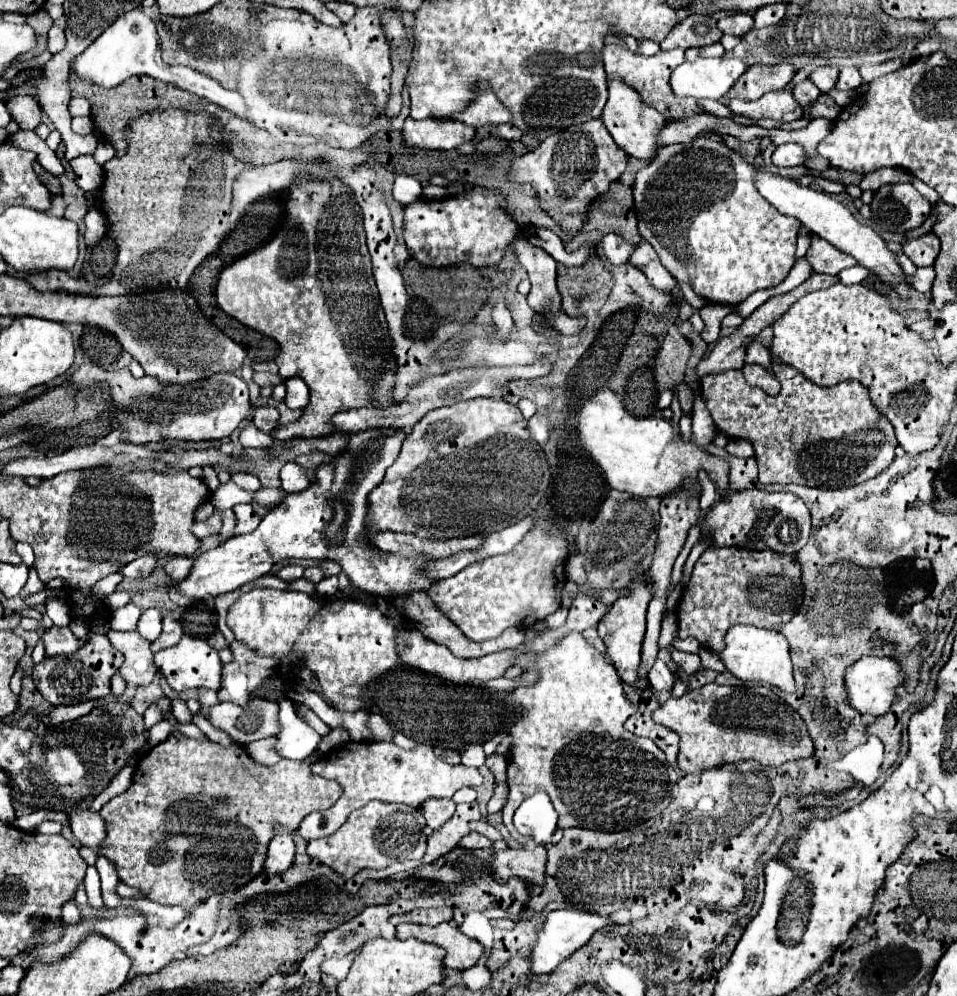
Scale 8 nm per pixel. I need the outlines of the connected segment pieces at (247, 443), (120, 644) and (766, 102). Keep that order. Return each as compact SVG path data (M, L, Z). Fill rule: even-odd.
M250 423L250 425L246 425L246 427L242 429L242 433L240 433L240 443L242 443L244 447L270 449L270 447L272 447L272 443L274 443L274 439L272 439L270 435L266 435L266 433L258 431L258 429Z
M108 633L108 639L114 641L114 645L124 653L126 661L120 669L120 675L128 685L148 685L152 677L156 675L154 665L154 653L150 651L150 641L140 637L138 633Z
M790 89L782 91L770 91L762 95L756 101L742 101L742 99L730 99L728 109L732 115L748 117L748 119L784 119L784 121L796 121L802 117L804 109L794 101Z

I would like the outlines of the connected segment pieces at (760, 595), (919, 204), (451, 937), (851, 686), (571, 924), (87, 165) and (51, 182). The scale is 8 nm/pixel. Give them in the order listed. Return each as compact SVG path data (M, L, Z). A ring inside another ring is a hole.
M706 549L706 553L696 561L692 579L684 589L684 595L678 603L676 617L678 617L678 637L696 637L704 647L712 651L722 649L722 641L726 631L732 625L744 623L764 629L778 629L778 625L790 621L794 611L802 601L802 583L800 583L800 565L794 557L778 555L770 549L750 553L746 549Z
M910 183L882 185L870 203L872 221L890 233L908 233L918 229L932 211L930 201Z
M444 921L436 927L430 925L410 925L410 923L402 923L396 927L396 937L398 939L422 939L428 943L436 943L442 949L446 949L446 957L442 959L444 967L452 967L458 971L470 969L484 953L484 947L466 937L464 933L460 933L458 925L454 925L452 921Z
M862 657L856 663L852 663L846 669L844 675L844 691L848 697L850 707L860 711L862 715L870 713L874 717L886 715L894 697L896 697L896 687L904 681L904 673L900 671L900 665L896 659L888 657Z
M560 909L560 911L550 911L542 923L542 927L538 927L536 935L534 935L534 945L528 951L528 959L530 959L530 971L532 973L552 973L560 961L564 961L566 957L570 957L578 947L582 947L598 929L602 929L604 925L612 923L610 919L602 919L600 915L588 913L588 911L580 911L580 909Z
M84 155L84 157L76 157L70 161L74 173L76 173L76 185L84 191L96 193L102 187L104 181L104 171L102 167L94 161L92 155Z
M34 163L34 171L36 171L38 179L46 185L46 189L48 189L52 195L60 195L60 193L62 193L62 185L60 185L60 181L58 181L56 177L50 177L38 163Z

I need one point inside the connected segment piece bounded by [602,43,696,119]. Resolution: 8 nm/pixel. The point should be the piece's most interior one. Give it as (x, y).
(650, 76)

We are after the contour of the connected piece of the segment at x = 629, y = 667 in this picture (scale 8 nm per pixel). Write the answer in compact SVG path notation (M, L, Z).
M640 575L630 587L630 595L620 597L610 607L606 617L602 617L602 621L598 623L598 635L606 645L606 653L612 659L620 681L630 687L640 687L638 685L640 683L640 677L638 677L640 649L642 649L642 639L644 639L644 629L646 629L646 605L650 601L650 591L646 589L646 585L642 585L642 581L646 581L646 575Z

